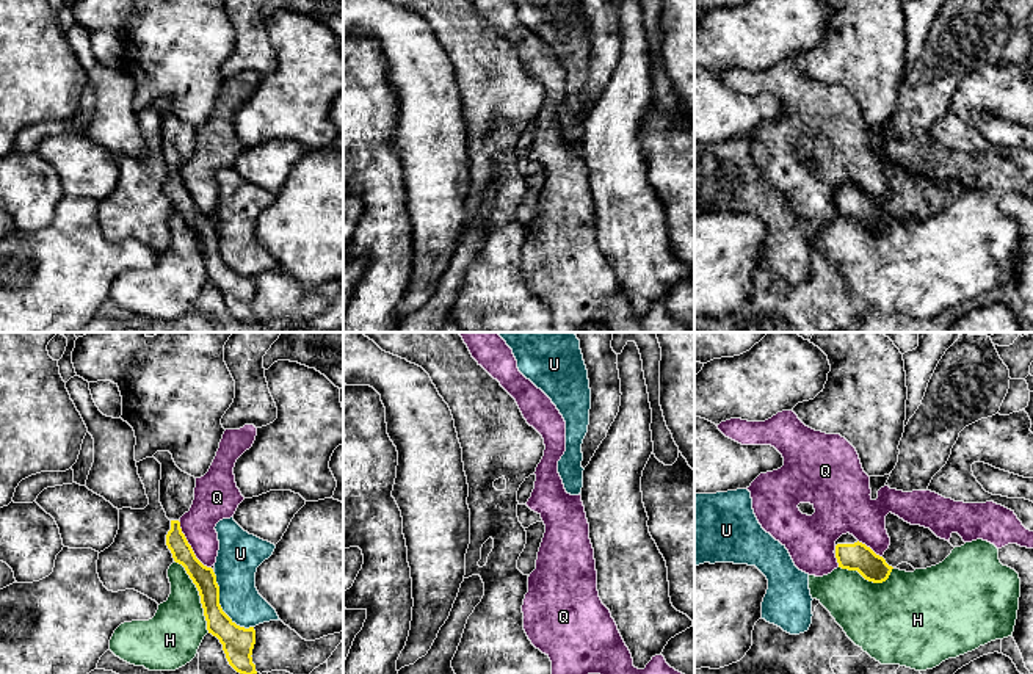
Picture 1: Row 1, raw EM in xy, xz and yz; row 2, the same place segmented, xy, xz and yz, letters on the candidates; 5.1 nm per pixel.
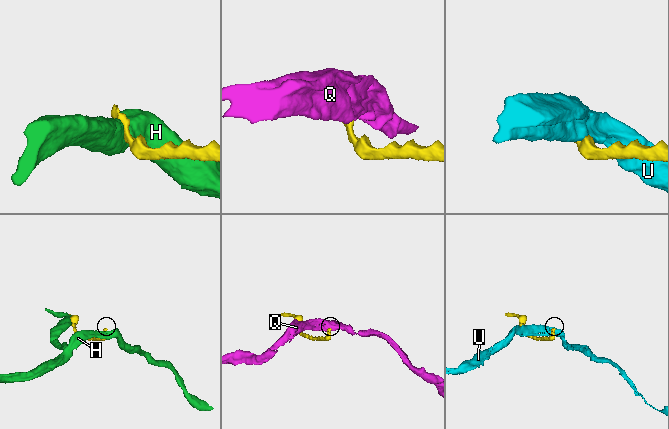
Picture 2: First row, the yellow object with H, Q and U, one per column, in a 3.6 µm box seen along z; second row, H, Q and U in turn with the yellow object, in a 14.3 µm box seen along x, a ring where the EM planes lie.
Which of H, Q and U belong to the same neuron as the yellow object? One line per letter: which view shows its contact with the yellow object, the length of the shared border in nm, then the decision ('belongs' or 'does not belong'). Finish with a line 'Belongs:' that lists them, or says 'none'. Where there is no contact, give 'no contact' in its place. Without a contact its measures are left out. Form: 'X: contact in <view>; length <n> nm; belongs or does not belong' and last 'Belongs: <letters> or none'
H: contact in xy; length 420 nm; does not belong
Q: contact in xy; length 300 nm; does not belong
U: contact in xy; length 360 nm; does not belong
Belongs: none

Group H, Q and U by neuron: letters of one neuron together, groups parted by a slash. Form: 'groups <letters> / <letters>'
groups H / Q / U

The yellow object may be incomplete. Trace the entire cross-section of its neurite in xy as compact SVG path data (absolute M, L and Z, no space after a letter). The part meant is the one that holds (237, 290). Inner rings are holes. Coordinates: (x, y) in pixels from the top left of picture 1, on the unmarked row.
M157 100L154 107L161 113L160 152L171 169L166 194L176 212L182 213L196 234L207 279L219 288L229 313L240 323L257 323L252 312L256 293L254 276L237 274L219 254L219 235L212 216L204 215L194 204L180 177L180 166L190 160L194 149L196 127L182 121L169 100Z

